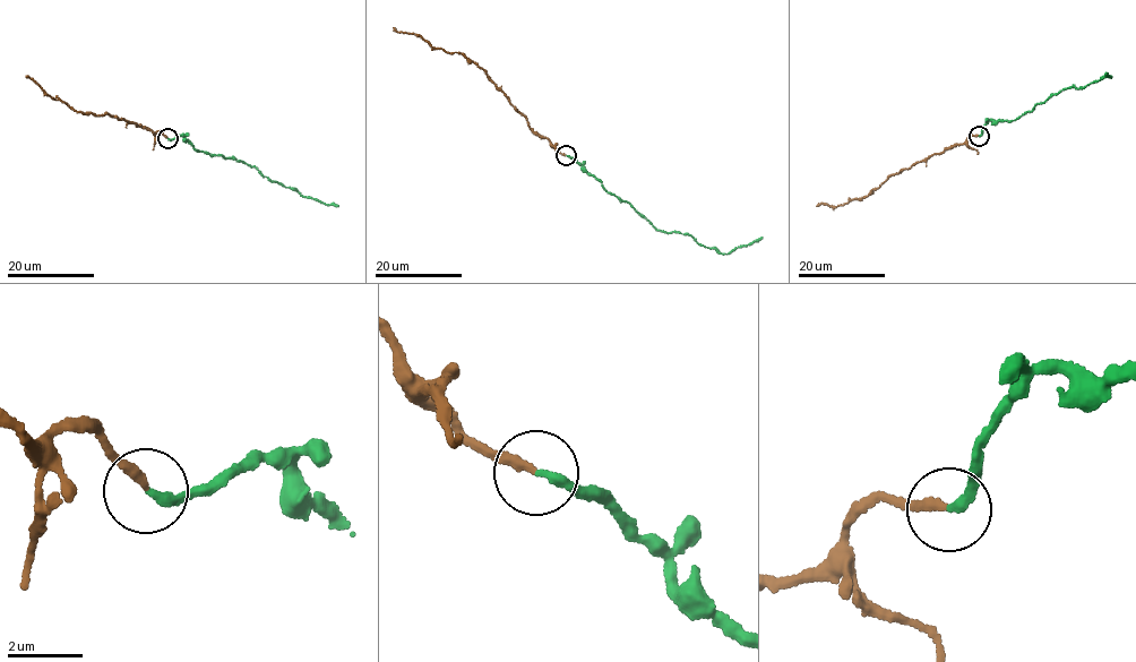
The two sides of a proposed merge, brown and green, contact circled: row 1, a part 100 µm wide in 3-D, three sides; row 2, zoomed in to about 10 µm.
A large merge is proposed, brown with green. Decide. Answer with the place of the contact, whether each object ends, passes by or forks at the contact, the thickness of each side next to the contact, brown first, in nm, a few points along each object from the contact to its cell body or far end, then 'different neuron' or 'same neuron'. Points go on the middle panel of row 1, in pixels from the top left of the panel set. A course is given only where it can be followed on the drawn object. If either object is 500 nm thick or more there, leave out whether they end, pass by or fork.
place (566, 155); brown ends; green ends; calibres 240 and 240 nm; course brown (566, 155), (545, 138), (536, 135), (483, 69), (467, 61), (462, 53), (431, 46), (420, 37), (393, 27); course green (566, 155), (576, 160), (605, 190), (629, 203), (661, 231), (689, 234), (704, 246), (726, 254), (763, 237); same neuron

